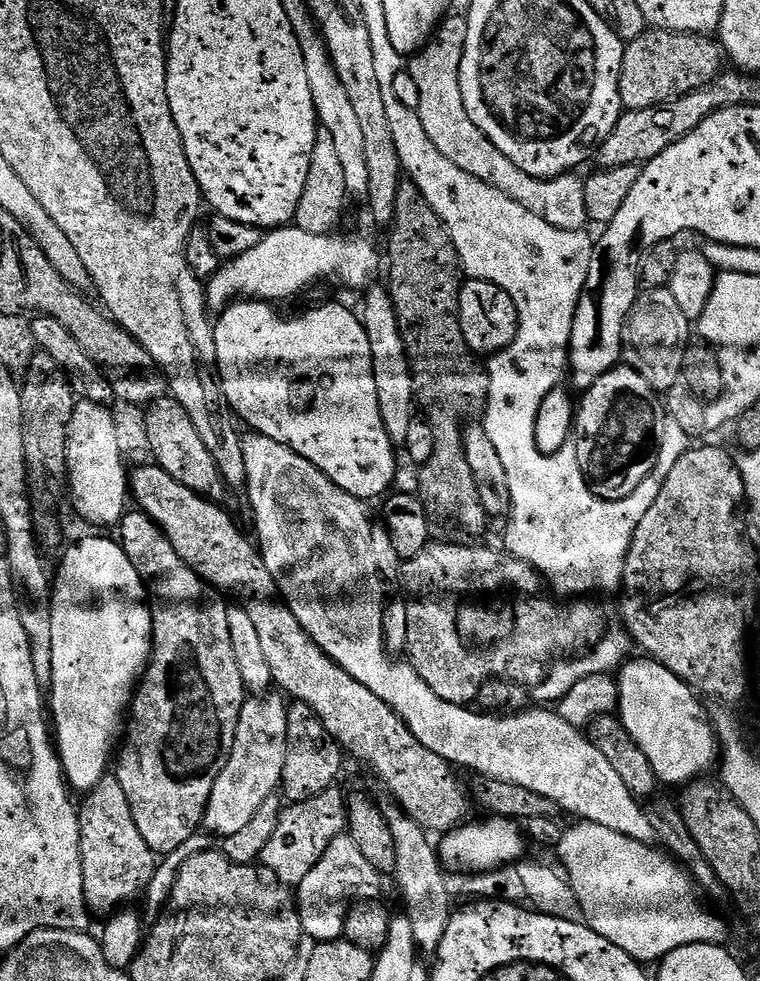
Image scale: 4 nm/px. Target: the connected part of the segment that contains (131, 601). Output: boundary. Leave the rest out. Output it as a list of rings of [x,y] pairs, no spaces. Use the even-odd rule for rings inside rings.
[[[92,534],[85,540],[80,540],[64,556],[60,564],[60,573],[54,576],[55,584],[52,589],[52,625],[54,626],[54,638],[52,639],[52,682],[50,685],[50,716],[54,721],[54,747],[60,757],[60,764],[64,767],[64,778],[69,789],[87,794],[91,788],[98,786],[98,782],[109,771],[114,760],[114,753],[118,748],[118,737],[126,724],[126,713],[129,711],[133,695],[143,677],[144,669],[148,667],[148,661],[152,655],[152,610],[146,603],[146,582],[134,570],[130,558],[120,549],[115,539],[107,540],[107,535]]]

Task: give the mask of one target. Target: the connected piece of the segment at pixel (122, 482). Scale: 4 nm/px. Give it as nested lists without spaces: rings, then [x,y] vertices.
[[[87,402],[77,403],[72,421],[68,427],[68,474],[66,477],[67,483],[70,485],[70,492],[72,488],[72,500],[76,503],[76,512],[88,524],[93,524],[93,529],[108,530],[104,528],[115,529],[119,525],[120,519],[124,517],[124,513],[130,504],[130,472],[129,469],[124,469],[124,452],[120,449],[120,432],[116,429],[116,420],[108,413],[109,409],[103,404],[89,404]]]

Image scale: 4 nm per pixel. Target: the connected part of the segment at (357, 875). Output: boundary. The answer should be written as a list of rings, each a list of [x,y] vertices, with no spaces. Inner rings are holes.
[[[347,834],[334,838],[334,842],[330,842],[330,846],[326,848],[326,854],[322,854],[318,866],[314,866],[314,870],[310,870],[306,878],[302,878],[294,892],[296,909],[305,937],[309,941],[312,939],[312,942],[321,944],[339,941],[344,935],[344,920],[348,917],[349,907],[354,900],[352,895],[362,891],[363,888],[369,888],[372,892],[378,891],[380,880],[382,874],[374,870],[370,862],[366,862],[362,850],[354,846],[354,842]]]

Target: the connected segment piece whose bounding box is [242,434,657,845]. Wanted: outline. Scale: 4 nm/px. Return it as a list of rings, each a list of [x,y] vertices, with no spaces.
[[[259,434],[245,435],[242,439],[242,454],[246,462],[246,478],[248,479],[246,493],[248,492],[248,500],[252,503],[252,516],[256,519],[256,532],[260,535],[260,540],[258,539],[260,556],[266,562],[266,570],[270,570],[270,574],[276,579],[279,595],[294,614],[294,618],[298,618],[298,622],[302,622],[308,637],[339,668],[346,670],[346,674],[350,674],[350,678],[362,682],[362,686],[366,686],[366,690],[370,690],[370,694],[378,694],[378,698],[382,698],[382,702],[390,705],[399,714],[400,719],[408,725],[408,729],[412,731],[414,738],[418,738],[418,742],[422,742],[422,746],[426,750],[434,750],[434,754],[438,754],[443,760],[447,760],[449,764],[457,769],[473,768],[473,773],[489,776],[498,782],[510,782],[514,786],[526,786],[526,790],[534,790],[534,794],[542,794],[542,798],[550,798],[565,813],[573,812],[576,818],[581,821],[597,824],[598,826],[606,826],[606,830],[614,830],[618,834],[626,834],[626,838],[634,838],[643,844],[655,845],[657,843],[654,827],[650,826],[650,820],[647,818],[641,801],[637,797],[632,796],[630,790],[626,790],[626,785],[622,782],[622,778],[618,778],[618,773],[614,771],[614,766],[610,766],[610,762],[606,762],[606,757],[602,755],[602,750],[598,750],[593,746],[591,739],[581,729],[570,726],[570,722],[566,722],[552,710],[536,710],[540,712],[525,710],[516,716],[490,716],[481,714],[468,706],[451,704],[442,698],[438,698],[434,694],[434,690],[430,690],[430,686],[426,686],[426,682],[422,682],[422,678],[413,670],[411,663],[403,662],[404,664],[399,664],[396,661],[399,659],[394,658],[393,653],[389,652],[388,643],[384,640],[384,610],[386,607],[384,583],[386,583],[386,580],[381,573],[378,562],[374,562],[374,546],[372,545],[374,524],[373,521],[368,521],[368,512],[364,509],[367,507],[362,501],[350,494],[346,494],[346,490],[342,490],[330,478],[326,478],[326,474],[322,474],[322,470],[318,470],[318,466],[306,462],[306,458],[302,458],[302,454],[294,454],[294,450],[274,442],[274,438],[266,438]]]

